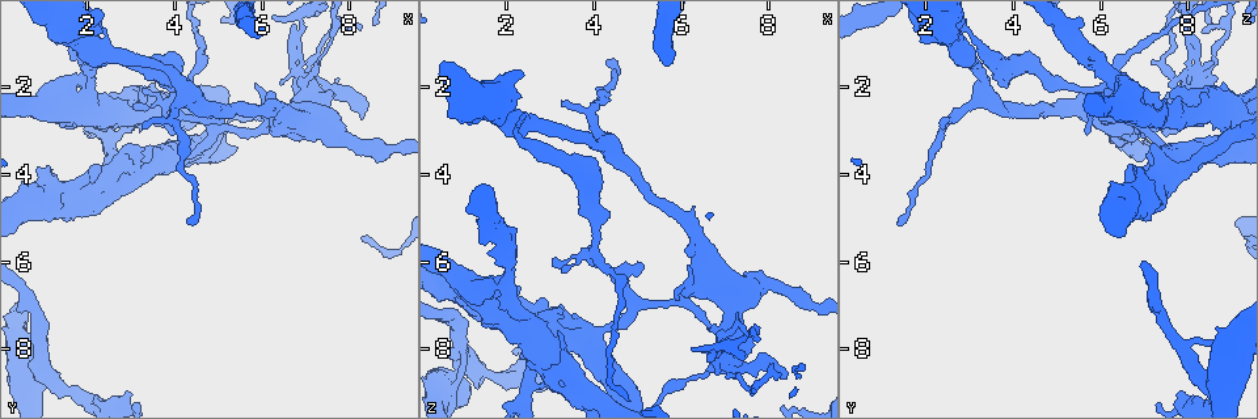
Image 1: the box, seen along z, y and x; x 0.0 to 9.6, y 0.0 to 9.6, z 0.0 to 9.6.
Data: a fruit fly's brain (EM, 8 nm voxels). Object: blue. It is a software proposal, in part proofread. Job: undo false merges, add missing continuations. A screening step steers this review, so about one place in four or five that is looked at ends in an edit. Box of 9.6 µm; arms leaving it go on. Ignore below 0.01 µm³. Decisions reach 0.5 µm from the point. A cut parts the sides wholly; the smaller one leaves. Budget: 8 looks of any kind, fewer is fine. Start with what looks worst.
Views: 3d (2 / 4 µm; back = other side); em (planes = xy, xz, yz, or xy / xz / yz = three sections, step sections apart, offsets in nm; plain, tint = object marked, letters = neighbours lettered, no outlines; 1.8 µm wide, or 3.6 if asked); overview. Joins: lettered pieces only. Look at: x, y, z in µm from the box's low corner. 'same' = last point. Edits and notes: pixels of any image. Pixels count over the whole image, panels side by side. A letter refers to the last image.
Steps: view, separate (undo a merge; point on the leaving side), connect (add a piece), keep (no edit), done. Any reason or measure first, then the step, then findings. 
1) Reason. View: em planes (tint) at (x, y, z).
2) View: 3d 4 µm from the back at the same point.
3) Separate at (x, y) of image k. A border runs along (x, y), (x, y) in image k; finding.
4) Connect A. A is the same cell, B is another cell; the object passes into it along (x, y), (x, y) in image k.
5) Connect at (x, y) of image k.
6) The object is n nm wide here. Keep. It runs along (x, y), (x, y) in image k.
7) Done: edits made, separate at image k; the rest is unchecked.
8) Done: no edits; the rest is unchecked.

Three arms meet. View: em yz step 16 (letters) at (4.00, 2.15, 5.75).

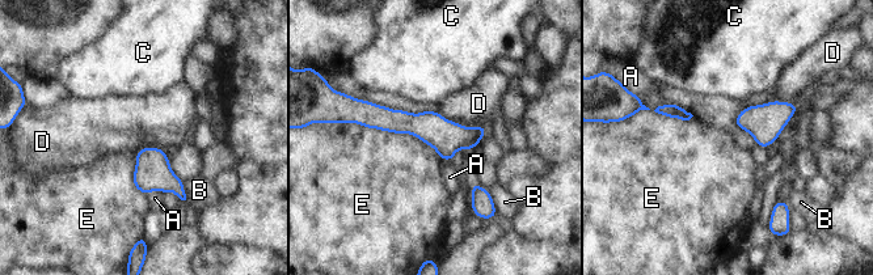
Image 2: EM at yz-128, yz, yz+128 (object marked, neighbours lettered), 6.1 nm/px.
Keep. A, B, C, D and E are other cells; it runs along (359, 117), (441, 134), (481, 130) in image 2; continuous, no second cell.

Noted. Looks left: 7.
View: em 3.6 µm planes (letters) at (8.05, 0.75, 8.30).

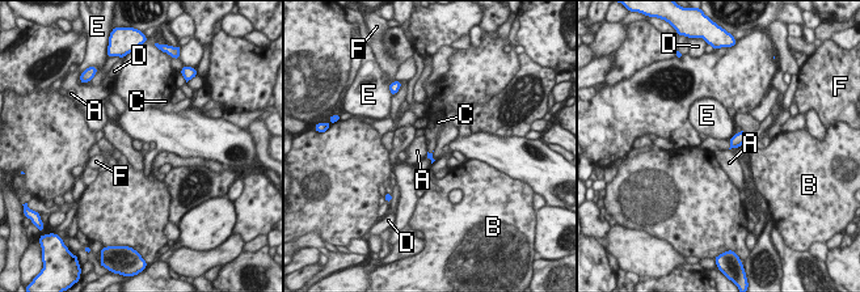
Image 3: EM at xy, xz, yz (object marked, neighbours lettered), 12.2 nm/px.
Connect C. C is the same cell, A, B, D, E and F are other cells; the object passes into it along (740, 138), (730, 144), (711, 144) in image 3; the cell continues.

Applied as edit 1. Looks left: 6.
View: overview.

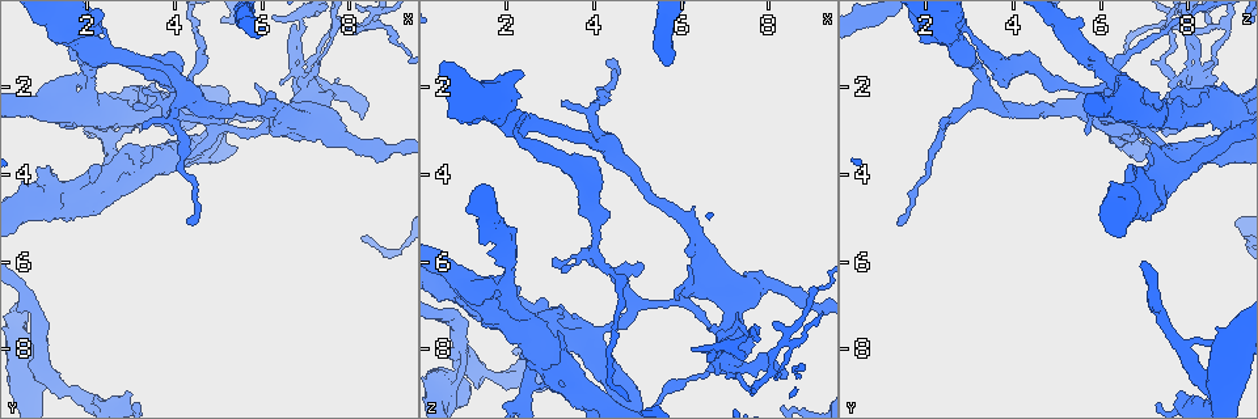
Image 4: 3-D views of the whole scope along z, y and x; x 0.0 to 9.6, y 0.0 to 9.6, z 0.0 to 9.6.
Arms part here. View: 3d 2 µm at (3.95, 2.75, 2.50).

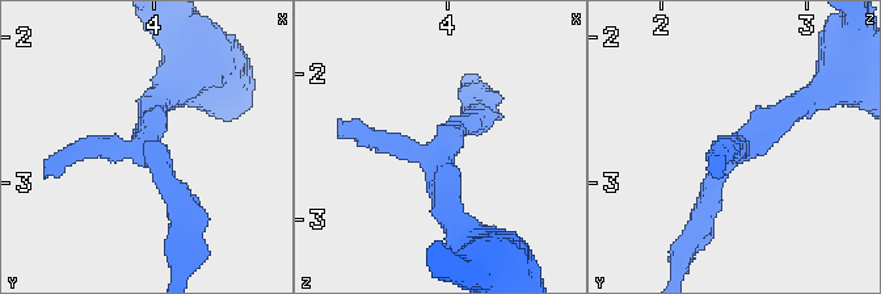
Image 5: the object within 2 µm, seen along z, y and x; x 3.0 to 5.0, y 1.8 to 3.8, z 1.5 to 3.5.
Need the tissue. View: em planes (letters) at (3.98, 2.76, 2.52).

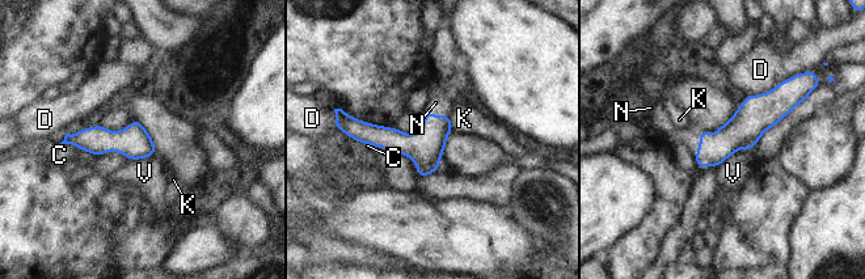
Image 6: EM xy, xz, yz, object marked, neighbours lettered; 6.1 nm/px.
The object is 200 nm wide here. Connect N. N is the same cell, C, D, K and V are other cells; the object passes into it along (425, 147), (439, 115), (439, 104) in image 6; the cell continues.

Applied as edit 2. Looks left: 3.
Done: edits made, connect at image 3, connect at image 6; the rest is unchecked.

